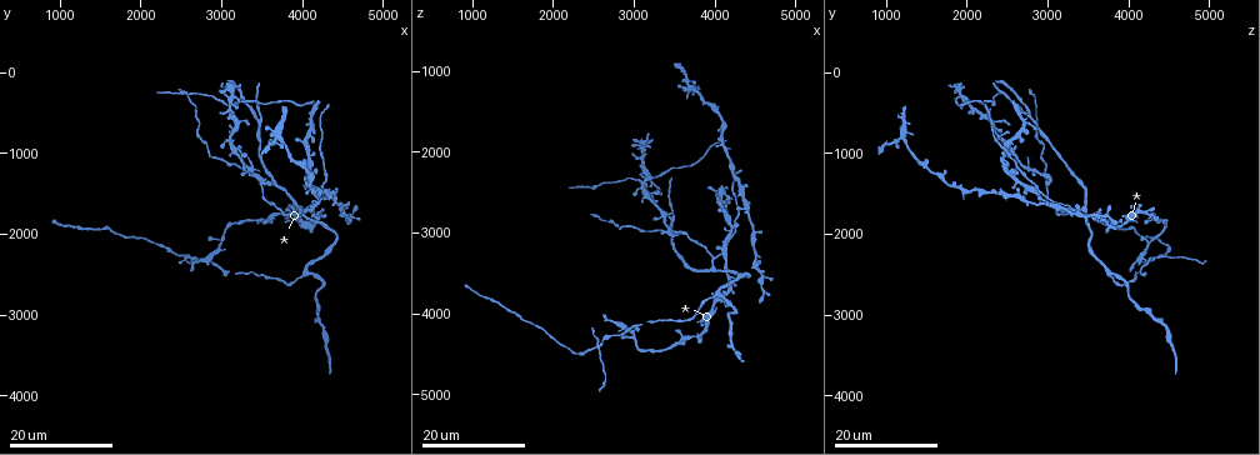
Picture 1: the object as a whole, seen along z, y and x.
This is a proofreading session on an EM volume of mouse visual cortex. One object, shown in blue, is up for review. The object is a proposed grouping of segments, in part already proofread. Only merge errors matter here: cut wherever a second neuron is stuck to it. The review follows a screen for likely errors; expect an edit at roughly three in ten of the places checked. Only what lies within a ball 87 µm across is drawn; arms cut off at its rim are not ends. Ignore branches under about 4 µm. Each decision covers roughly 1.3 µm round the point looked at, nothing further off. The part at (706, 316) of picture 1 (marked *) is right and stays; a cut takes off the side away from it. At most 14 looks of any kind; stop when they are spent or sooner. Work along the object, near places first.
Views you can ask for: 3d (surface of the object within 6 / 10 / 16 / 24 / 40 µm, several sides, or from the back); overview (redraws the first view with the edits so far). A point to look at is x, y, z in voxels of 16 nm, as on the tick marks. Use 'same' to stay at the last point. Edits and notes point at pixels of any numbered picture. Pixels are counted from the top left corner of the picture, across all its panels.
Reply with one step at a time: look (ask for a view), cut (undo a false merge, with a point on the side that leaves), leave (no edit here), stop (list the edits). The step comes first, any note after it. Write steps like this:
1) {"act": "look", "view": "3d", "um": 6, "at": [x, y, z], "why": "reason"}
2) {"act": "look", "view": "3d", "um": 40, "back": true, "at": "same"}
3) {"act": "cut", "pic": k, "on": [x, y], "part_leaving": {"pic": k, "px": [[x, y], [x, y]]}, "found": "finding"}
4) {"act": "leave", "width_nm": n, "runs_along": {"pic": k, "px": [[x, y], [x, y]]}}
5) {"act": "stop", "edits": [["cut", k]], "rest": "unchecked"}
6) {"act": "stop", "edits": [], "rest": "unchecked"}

{"act": "look", "view": "3d", "um": 24, "at": [4450, 1550, 2650]}

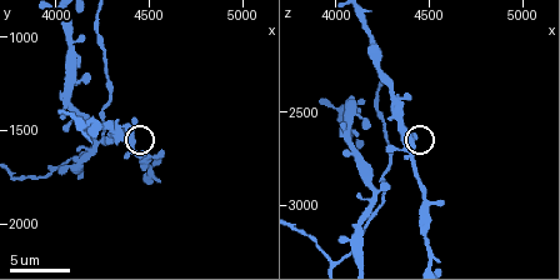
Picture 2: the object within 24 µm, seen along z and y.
{"act": "look", "view": "3d", "um": 6, "at": [4400, 1540, 2660]}

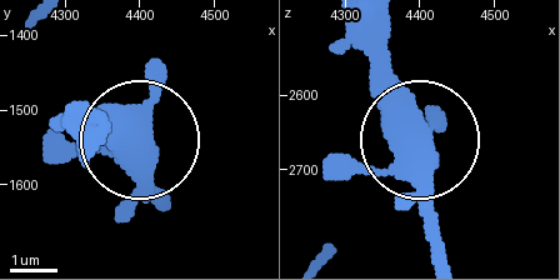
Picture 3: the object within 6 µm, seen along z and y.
{"act": "leave", "arms": 4, "found": "one neuron here"}

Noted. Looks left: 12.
{"act": "look", "view": "3d", "um": 24, "at": [3500, 600, 2800], "why": "side arm on a straight run"}

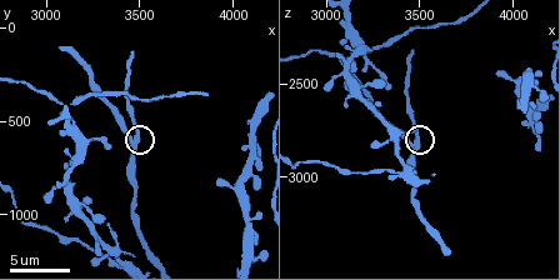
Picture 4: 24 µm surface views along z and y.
{"act": "look", "view": "3d", "um": 10, "at": [3460, 580, 2840], "why": "zoom in"}

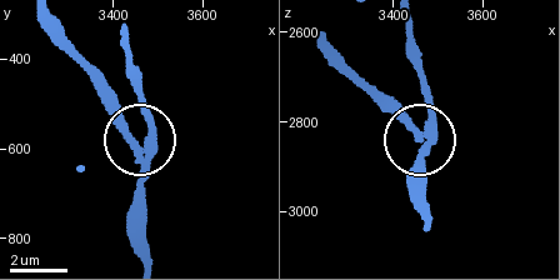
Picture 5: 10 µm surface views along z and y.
{"act": "cut", "pic": 5, "on": [149, 120], "side_arm_um": 11, "arms": 3, "found": "a second neuron is stuck on"}

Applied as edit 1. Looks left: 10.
{"act": "look", "view": "3d", "um": 24, "at": [2850, 2350, 4250], "why": "two arms in line, one across"}

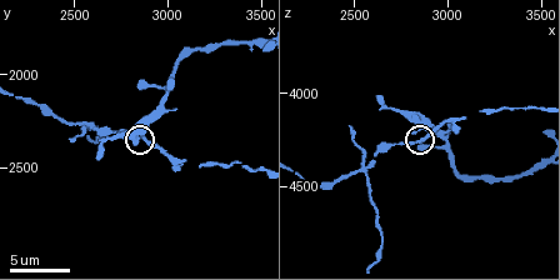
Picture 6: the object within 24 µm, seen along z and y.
{"act": "look", "view": "3d", "um": 10, "at": "same"}

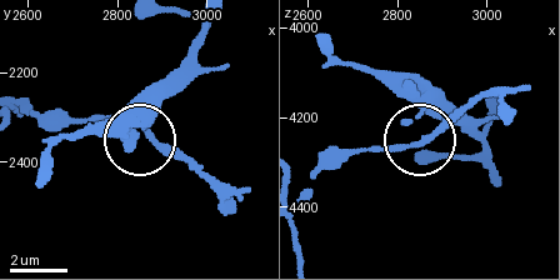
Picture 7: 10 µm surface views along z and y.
{"act": "leave", "found": "continuous, no second neuron"}

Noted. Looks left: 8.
{"act": "look", "view": "3d", "um": 10, "at": [2560, 2260, 4400], "why": "four arms meet"}

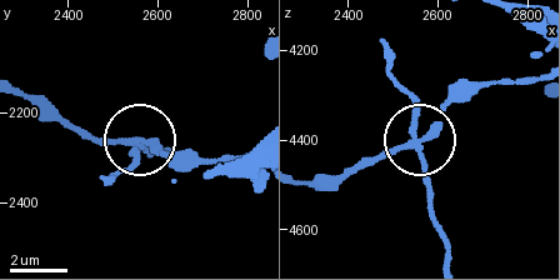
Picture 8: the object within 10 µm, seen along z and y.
{"act": "look", "view": "3d", "um": 10, "back": true, "at": [2550, 2260, 4410]}

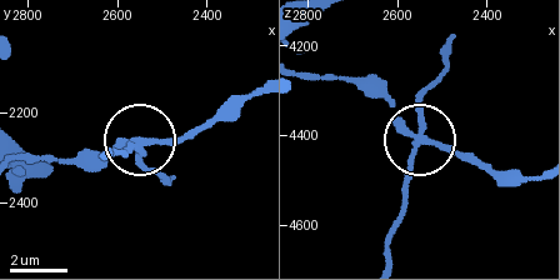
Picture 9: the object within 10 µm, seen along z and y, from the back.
{"act": "cut", "pic": 9, "on": [128, 153], "arms": 4, "found": "two neurons meet here"}

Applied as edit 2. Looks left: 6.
{"act": "look", "view": "overview"}

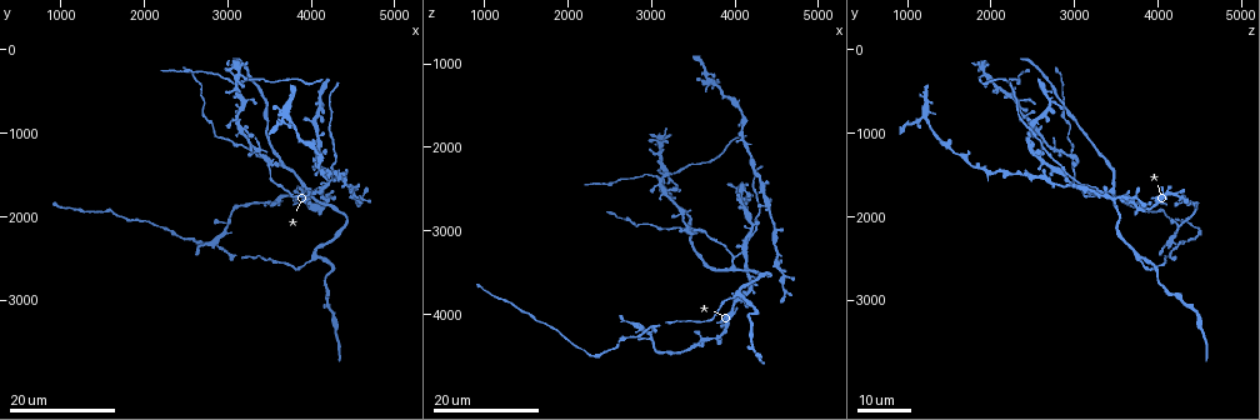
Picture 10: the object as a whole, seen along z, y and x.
{"act": "look", "view": "3d", "um": 16, "at": [3450, 1300, 3000], "why": "small branch off a trunk"}

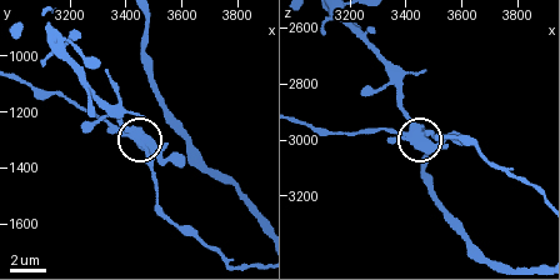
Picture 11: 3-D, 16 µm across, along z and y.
{"act": "look", "view": "3d", "um": 10, "at": [3420, 1270, 2960]}

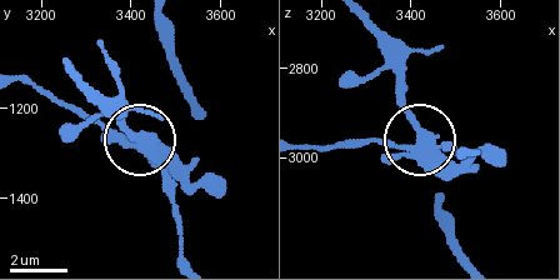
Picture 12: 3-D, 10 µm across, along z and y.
{"act": "cut", "pic": 12, "on": [178, 159], "part_leaving": {"pic": 12, "px": [[143, 143], [76, 70]]}, "found": "a second neuron is stuck on"}

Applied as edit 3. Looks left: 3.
{"act": "look", "view": "overview"}

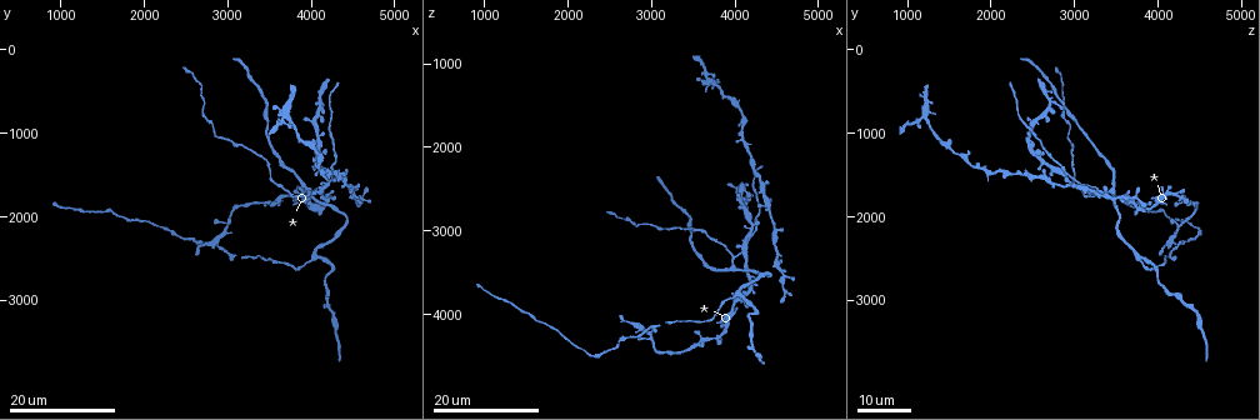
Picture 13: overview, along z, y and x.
{"act": "look", "view": "3d", "um": 24, "at": [4200, 1650, 3000]}

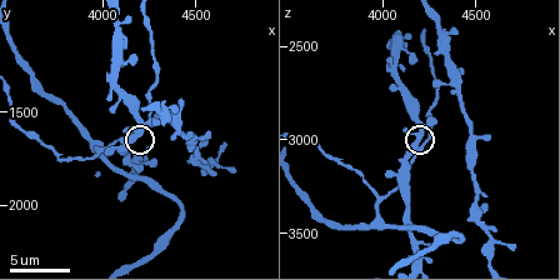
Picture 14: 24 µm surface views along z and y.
{"act": "look", "view": "3d", "um": 10, "at": [4180, 1640, 3040]}

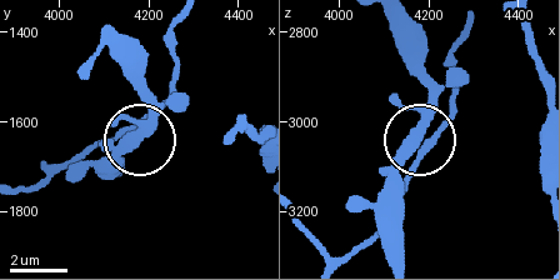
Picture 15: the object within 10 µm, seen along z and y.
{"act": "leave", "side_arm_um": 27, "runs_along": {"pic": 15, "px": [[398, 256], [400, 163], [453, 115]]}, "found": "all the same neuron"}

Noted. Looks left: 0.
{"act": "stop", "edits": [["cut", 5], ["cut", 9], ["cut", 12]], "rest": "unchecked"}

